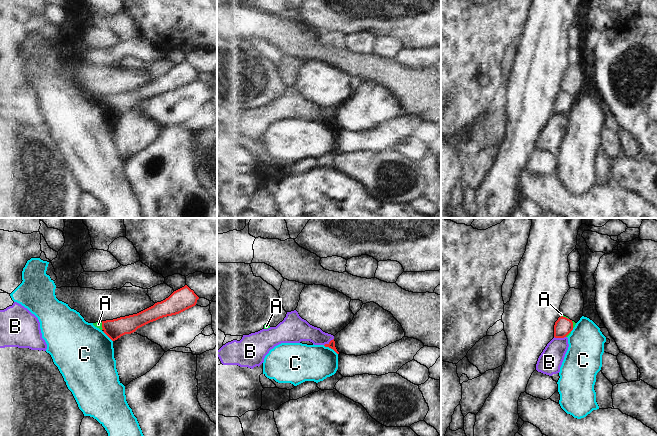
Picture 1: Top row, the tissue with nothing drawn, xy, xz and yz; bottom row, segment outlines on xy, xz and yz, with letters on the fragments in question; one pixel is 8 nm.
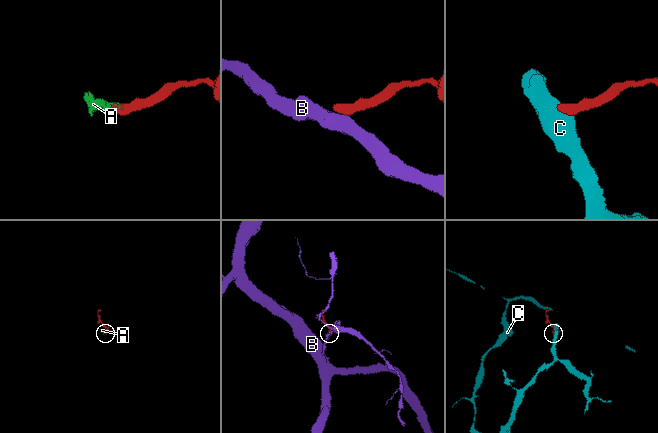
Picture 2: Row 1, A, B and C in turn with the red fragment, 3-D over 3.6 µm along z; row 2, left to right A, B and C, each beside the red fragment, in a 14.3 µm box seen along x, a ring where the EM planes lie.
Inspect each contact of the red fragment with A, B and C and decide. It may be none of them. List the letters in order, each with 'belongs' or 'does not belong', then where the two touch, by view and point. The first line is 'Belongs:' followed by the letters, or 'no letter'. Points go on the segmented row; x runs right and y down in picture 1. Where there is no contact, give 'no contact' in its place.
Belongs: A
A: belongs; contact yz (564, 317)
B: does not belong; contact yz (560, 337)
C: does not belong; contact xz (330, 347)

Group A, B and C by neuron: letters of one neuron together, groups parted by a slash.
A / B / C

